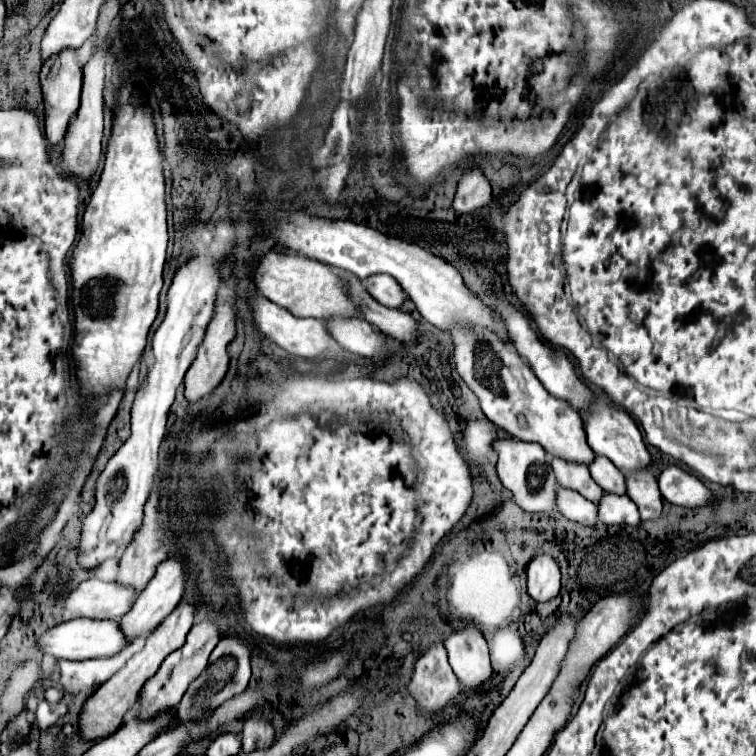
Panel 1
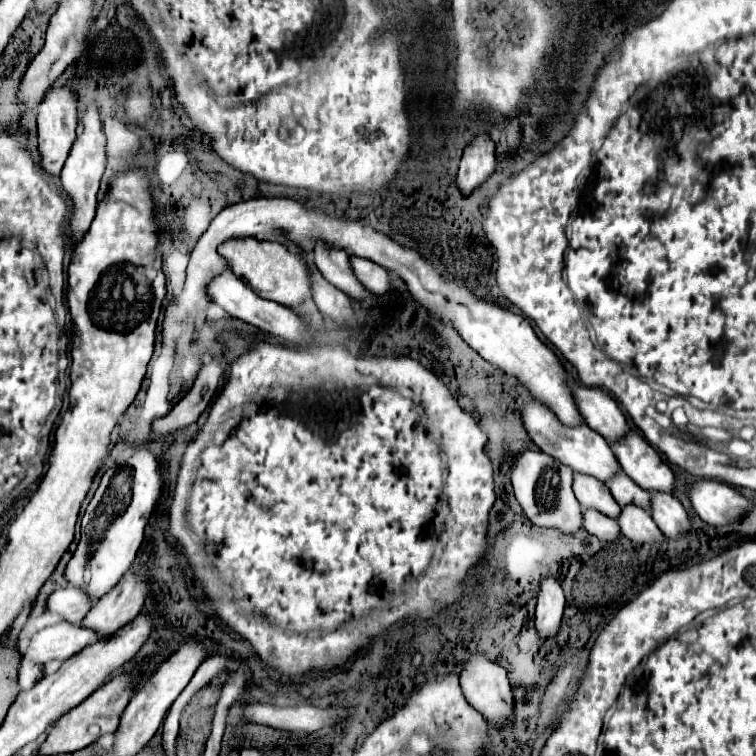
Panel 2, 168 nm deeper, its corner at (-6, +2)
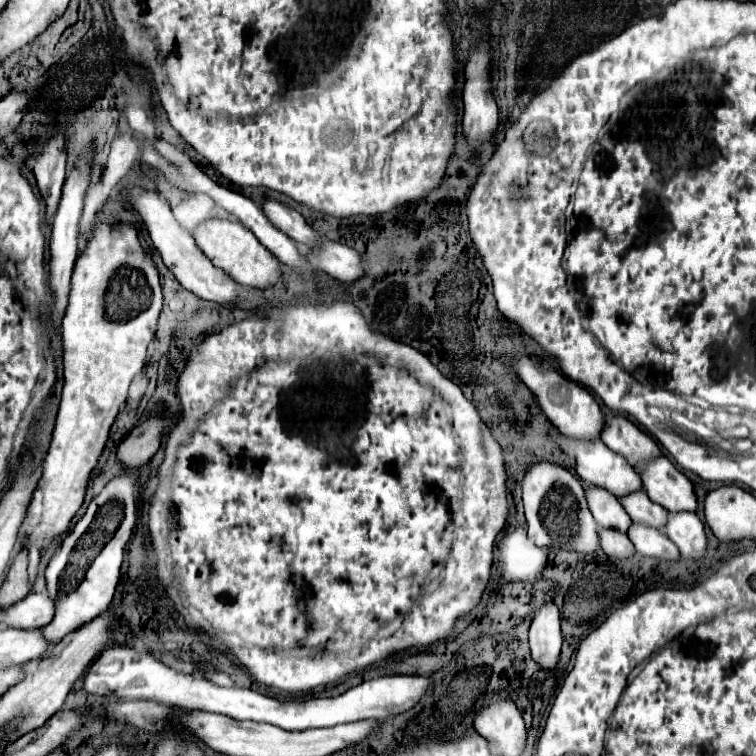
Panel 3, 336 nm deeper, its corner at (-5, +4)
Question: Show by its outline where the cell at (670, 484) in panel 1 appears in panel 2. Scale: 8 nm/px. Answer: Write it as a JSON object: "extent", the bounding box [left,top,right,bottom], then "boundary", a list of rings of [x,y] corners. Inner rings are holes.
{"extent":[687,480,749,526],"boundary":[[[697,480],[687,484],[687,496],[699,518],[711,526],[731,524],[749,510],[747,498],[729,484],[717,480]]]}

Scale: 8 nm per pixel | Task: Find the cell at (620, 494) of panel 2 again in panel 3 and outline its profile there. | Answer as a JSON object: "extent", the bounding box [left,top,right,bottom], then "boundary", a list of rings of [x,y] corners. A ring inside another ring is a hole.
{"extent":[622,490,668,528],"boundary":[[[644,490],[640,492],[632,492],[632,496],[624,496],[622,498],[622,506],[626,508],[628,516],[632,518],[632,522],[636,524],[650,524],[650,528],[664,528],[668,512],[654,504]]]}

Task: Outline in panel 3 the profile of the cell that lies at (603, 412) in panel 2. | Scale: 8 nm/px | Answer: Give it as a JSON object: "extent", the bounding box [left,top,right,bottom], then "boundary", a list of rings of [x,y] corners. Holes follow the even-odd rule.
{"extent":[602,416,662,470],"boundary":[[[608,416],[606,428],[602,432],[602,442],[612,452],[624,456],[634,470],[642,468],[646,462],[662,454],[658,444],[624,416]]]}

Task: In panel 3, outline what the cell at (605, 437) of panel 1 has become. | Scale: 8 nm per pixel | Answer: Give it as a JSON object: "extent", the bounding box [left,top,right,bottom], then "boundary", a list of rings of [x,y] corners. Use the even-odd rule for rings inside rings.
{"extent":[642,458,698,512],"boundary":[[[654,458],[642,466],[642,484],[648,498],[668,512],[696,512],[698,500],[692,482],[666,458]]]}

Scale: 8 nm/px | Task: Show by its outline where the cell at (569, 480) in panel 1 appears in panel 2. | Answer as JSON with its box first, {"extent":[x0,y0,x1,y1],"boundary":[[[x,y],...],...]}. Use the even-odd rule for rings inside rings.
{"extent":[573,472,621,518],"boundary":[[[575,472],[573,474],[573,492],[583,508],[595,508],[595,510],[607,514],[609,518],[619,516],[621,508],[601,480]]]}

